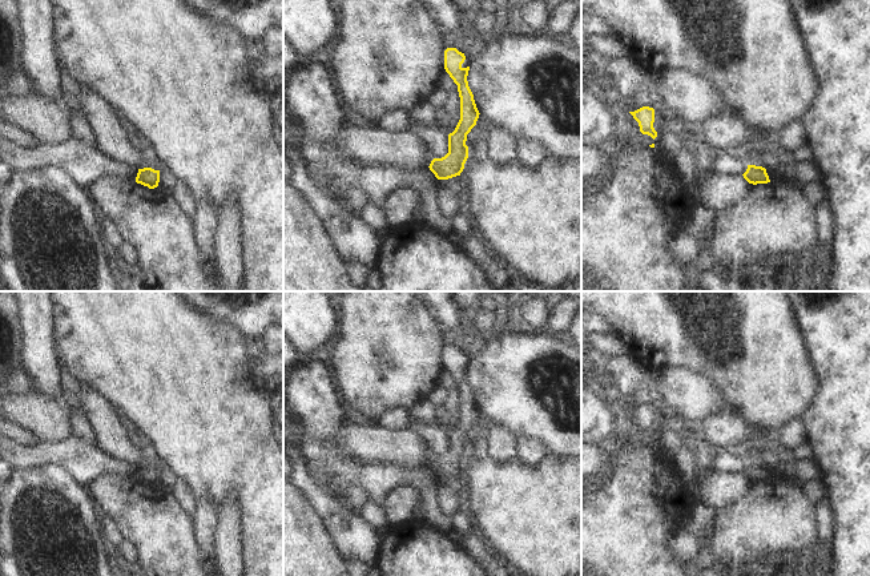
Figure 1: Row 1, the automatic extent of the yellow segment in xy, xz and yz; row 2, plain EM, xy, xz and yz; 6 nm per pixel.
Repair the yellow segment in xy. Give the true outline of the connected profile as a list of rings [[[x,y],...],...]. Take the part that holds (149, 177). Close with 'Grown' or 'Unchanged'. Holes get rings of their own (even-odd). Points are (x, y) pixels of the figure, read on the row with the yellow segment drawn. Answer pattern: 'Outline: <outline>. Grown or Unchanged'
Outline: [[[152,168],[138,169],[136,182],[148,186],[149,189],[154,189],[160,182],[160,170]]]. Unchanged.

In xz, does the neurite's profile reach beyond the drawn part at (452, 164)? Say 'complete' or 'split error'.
complete

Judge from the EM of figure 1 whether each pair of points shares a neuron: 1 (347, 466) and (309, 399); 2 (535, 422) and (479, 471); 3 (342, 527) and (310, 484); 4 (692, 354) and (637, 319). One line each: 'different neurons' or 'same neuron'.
1: same neuron
2: different neurons
3: same neuron
4: same neuron

